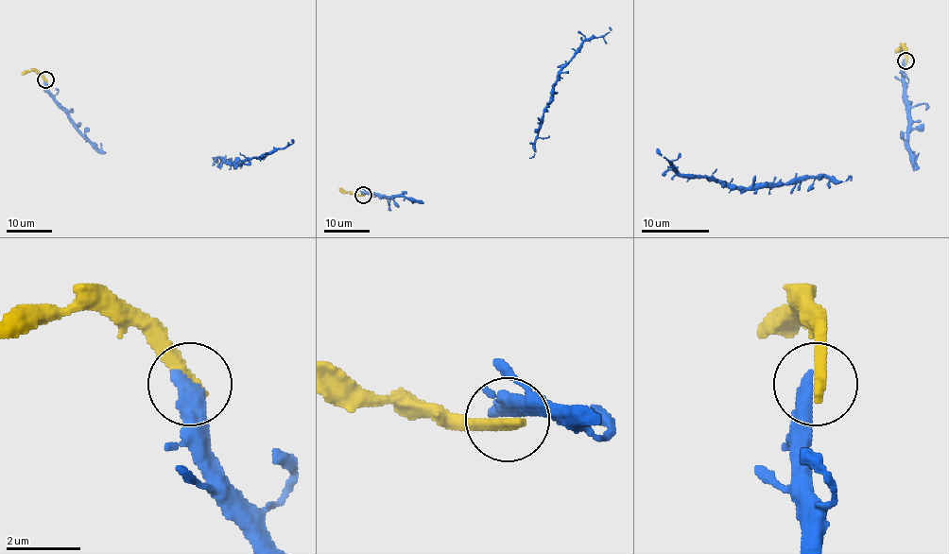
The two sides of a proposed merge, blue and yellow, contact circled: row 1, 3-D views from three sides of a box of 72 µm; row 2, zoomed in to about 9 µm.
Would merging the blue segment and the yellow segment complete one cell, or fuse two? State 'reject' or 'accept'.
accept

